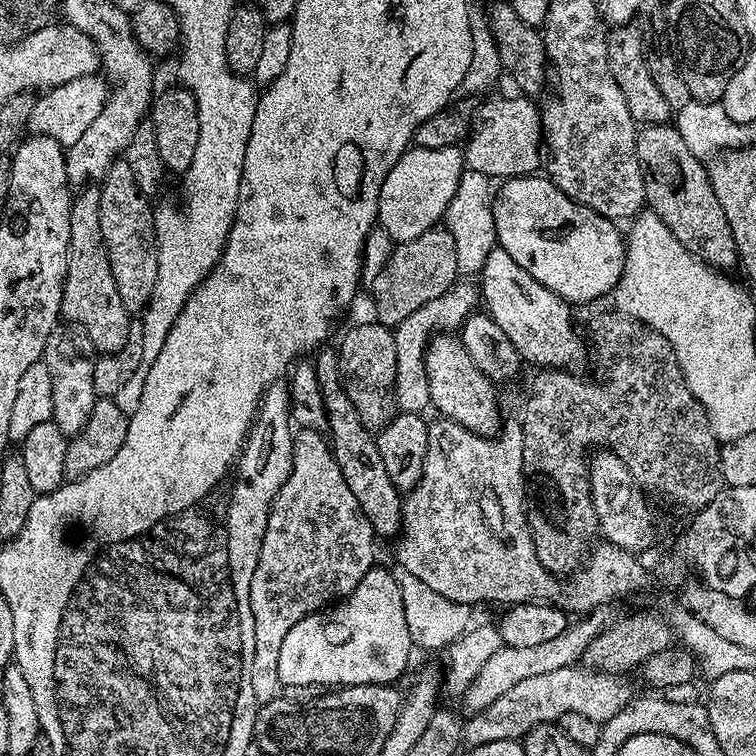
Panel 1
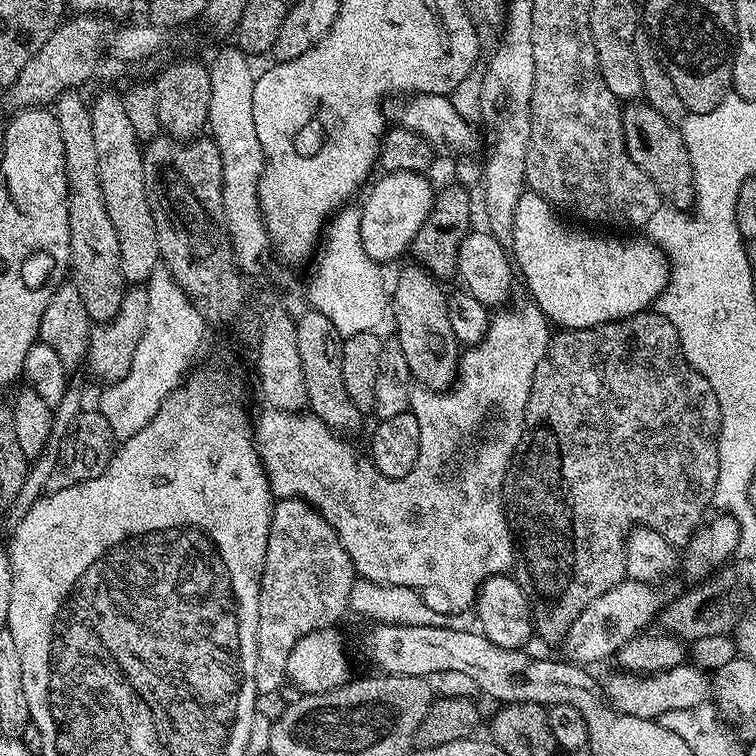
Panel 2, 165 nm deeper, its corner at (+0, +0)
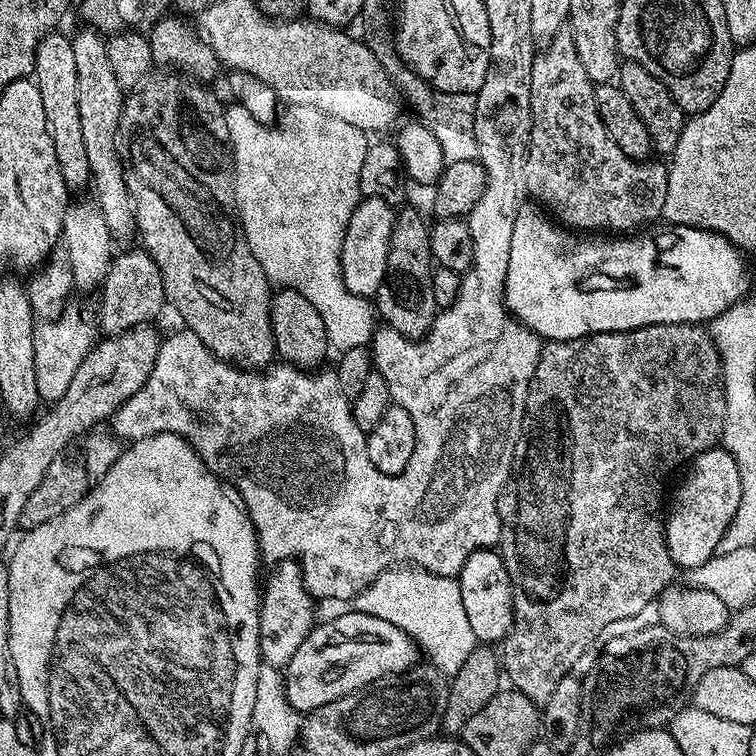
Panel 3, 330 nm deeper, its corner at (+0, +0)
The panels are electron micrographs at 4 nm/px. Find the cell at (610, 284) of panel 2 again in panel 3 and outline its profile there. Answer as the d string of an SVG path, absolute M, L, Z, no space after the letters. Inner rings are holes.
M525 206L520 208L514 226L514 238L510 242L510 270L506 270L506 286L504 287L504 302L508 306L508 311L520 323L525 324L531 332L535 332L545 341L577 340L583 336L590 336L593 332L629 332L635 328L654 326L655 324L703 325L705 322L712 321L718 314L725 312L727 308L733 308L749 295L747 264L749 261L746 259L745 253L735 248L725 236L719 236L716 232L708 232L705 228L691 228L681 224L664 226L661 232L652 231L656 230L648 230L643 234L632 234L627 238L605 238L600 234L577 234L575 231L553 222L539 207Z

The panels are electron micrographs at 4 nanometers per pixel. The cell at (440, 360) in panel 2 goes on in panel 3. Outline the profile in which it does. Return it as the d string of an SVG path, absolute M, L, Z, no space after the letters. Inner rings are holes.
M404 208L396 212L394 230L390 234L390 250L386 254L386 274L374 297L374 307L379 319L403 336L423 336L438 311L432 285L434 261L430 246L431 233L429 221L424 221L418 209Z

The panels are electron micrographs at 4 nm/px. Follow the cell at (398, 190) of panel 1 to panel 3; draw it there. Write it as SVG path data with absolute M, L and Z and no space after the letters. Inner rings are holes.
M379 196L361 199L348 223L346 238L342 242L340 265L346 290L369 298L375 297L386 274L386 254L390 250L390 234L394 230L396 212L393 205Z

